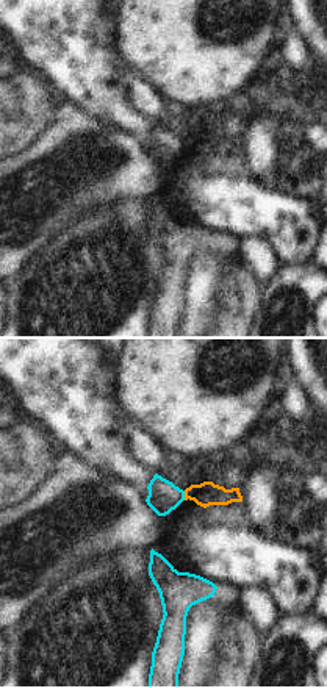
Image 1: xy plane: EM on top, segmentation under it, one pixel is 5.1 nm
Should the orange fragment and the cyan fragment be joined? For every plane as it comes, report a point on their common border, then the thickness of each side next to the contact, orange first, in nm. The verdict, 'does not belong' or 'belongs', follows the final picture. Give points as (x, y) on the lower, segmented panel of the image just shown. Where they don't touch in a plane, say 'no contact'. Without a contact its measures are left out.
contact (185, 496); calibres 120 and 160 nm

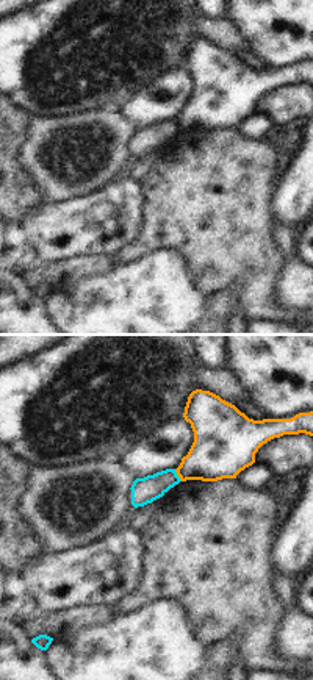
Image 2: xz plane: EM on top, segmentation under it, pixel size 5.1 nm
contact (177, 474); calibres 280 and 130 nm

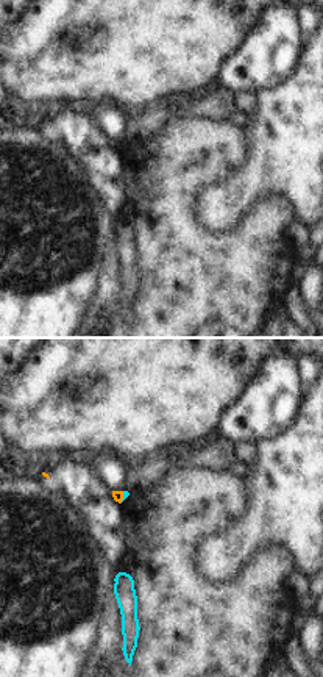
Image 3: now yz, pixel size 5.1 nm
contact (122, 496); calibres 50 and 30 nm

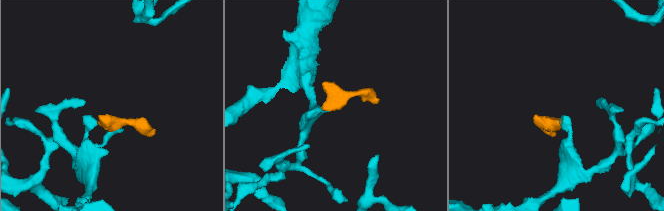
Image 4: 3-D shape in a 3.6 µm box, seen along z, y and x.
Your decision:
does not belong

